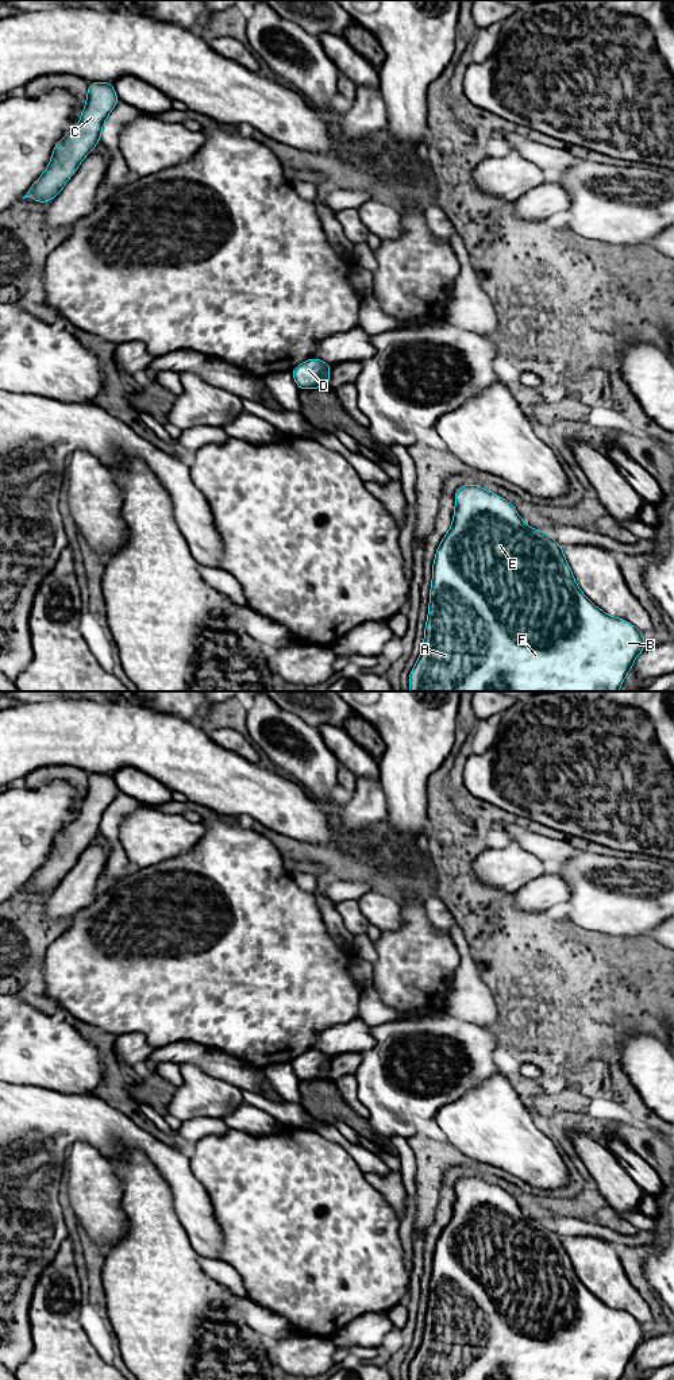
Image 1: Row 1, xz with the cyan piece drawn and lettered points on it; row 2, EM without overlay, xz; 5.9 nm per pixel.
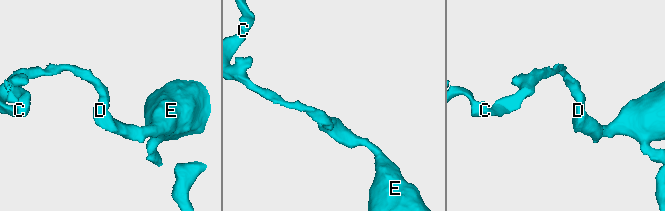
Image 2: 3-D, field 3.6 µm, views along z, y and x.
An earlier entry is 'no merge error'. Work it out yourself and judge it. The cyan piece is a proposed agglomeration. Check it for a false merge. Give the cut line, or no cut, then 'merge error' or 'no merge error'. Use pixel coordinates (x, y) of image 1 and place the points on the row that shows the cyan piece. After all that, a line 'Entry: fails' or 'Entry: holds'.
cut in xz along (328, 372), (323, 376), (322, 386); merge error
Entry: fails

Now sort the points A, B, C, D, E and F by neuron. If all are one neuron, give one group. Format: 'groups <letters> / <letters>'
groups A B D E F / C

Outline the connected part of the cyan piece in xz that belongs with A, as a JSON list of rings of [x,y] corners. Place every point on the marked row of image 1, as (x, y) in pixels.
[[[478,483],[459,486],[454,498],[455,512],[451,528],[435,554],[424,643],[409,672],[409,691],[619,691],[636,656],[646,649],[646,636],[631,622],[608,616],[592,604],[575,583],[562,546],[547,532],[525,525],[511,502],[482,489]]]

